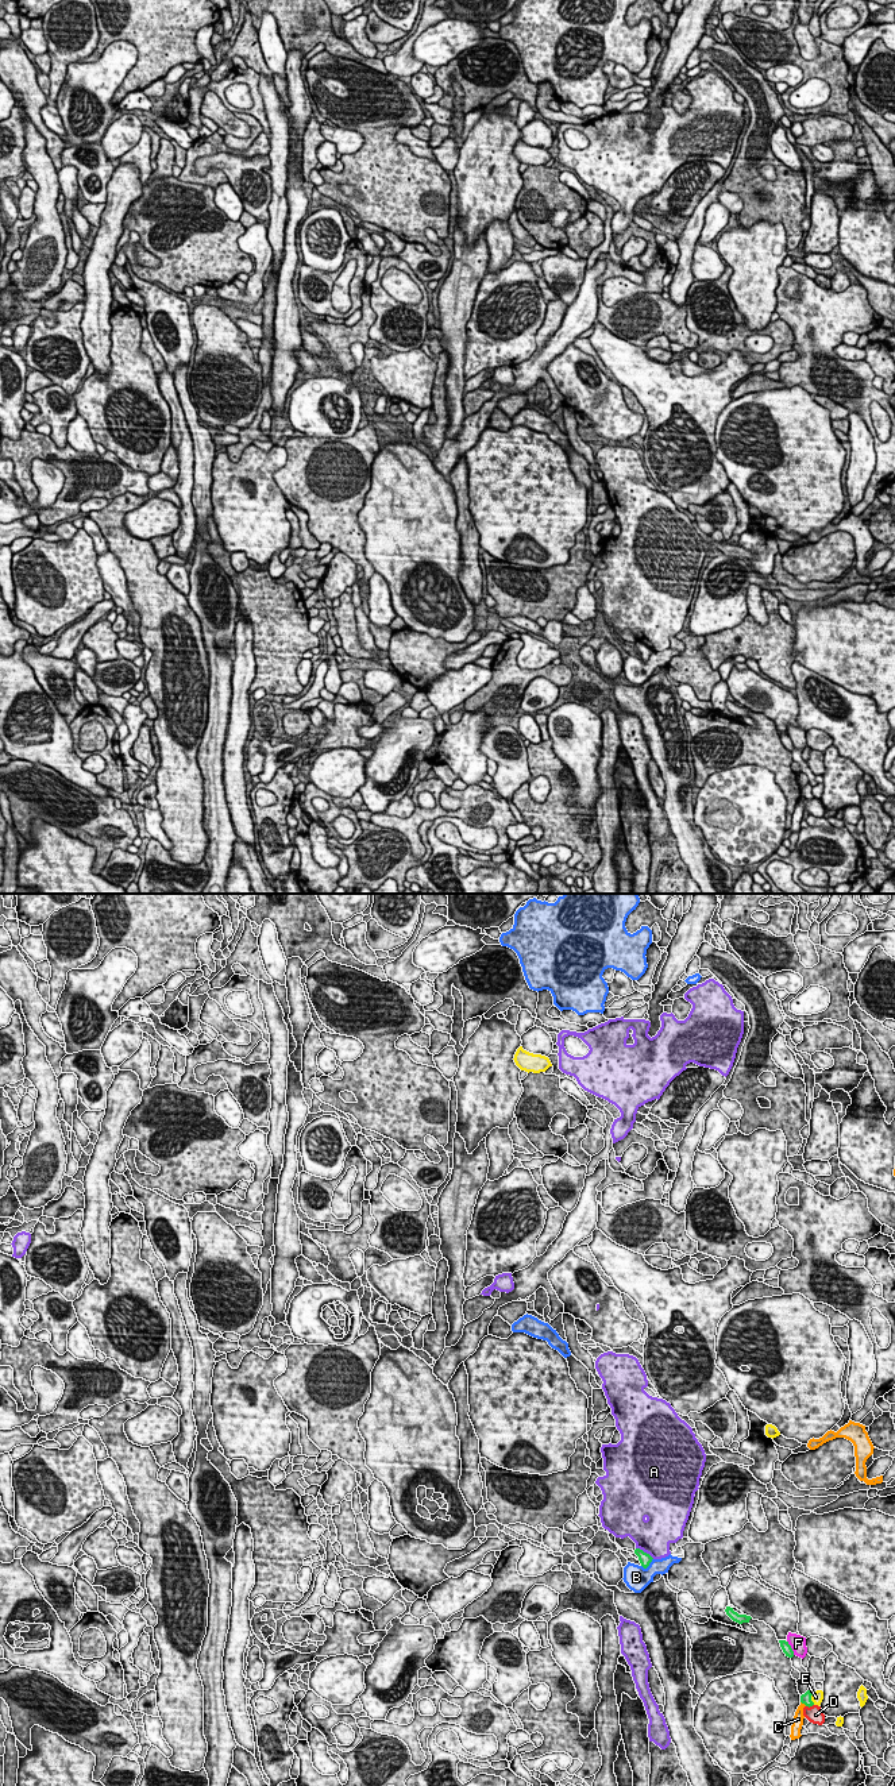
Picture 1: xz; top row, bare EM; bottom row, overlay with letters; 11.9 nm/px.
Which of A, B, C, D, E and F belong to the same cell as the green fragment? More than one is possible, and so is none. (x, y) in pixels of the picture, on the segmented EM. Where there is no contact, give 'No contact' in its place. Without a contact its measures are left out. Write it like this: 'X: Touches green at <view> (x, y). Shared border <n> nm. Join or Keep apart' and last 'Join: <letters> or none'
A: Touches green at xz (645, 1553). Shared border 260 nm. Keep apart
B: Touches green at xz (648, 1565). Shared border 180 nm. Keep apart
C: Touches green at xz (803, 1702). Shared border 100 nm. Keep apart
D: Touches green at xz (809, 1707). Shared border 100 nm. Keep apart
E: Touches green at xz (810, 1698). Shared border 150 nm. Keep apart
F: Touches green at xz (790, 1647). Shared border 190 nm. Keep apart
Join: none

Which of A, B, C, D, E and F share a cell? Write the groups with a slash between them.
A / B / C / D / E / F

